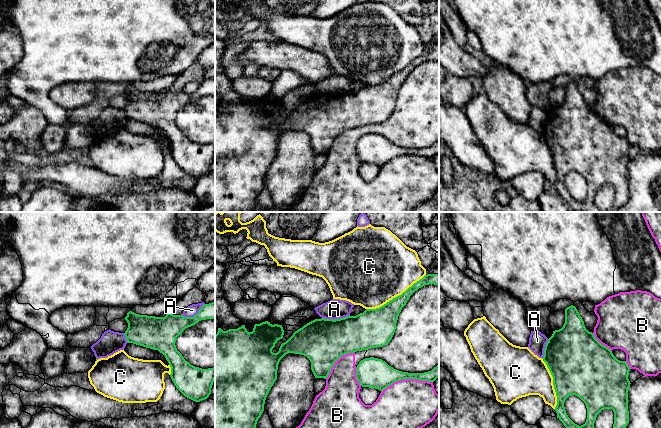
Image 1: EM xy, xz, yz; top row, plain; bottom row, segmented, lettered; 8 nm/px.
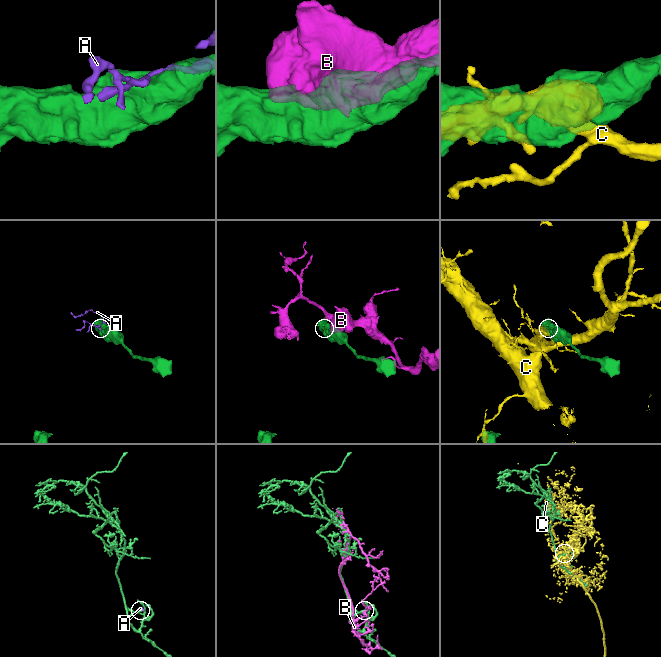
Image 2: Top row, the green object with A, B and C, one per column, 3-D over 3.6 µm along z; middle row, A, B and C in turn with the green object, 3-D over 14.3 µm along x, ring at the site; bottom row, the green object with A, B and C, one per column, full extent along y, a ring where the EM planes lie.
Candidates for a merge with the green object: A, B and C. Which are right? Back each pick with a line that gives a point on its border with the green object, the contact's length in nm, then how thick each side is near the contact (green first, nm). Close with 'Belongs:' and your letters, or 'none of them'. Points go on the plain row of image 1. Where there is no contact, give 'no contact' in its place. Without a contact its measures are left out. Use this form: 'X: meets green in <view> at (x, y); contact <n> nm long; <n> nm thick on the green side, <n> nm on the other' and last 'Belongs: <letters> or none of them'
Belongs: none of them

